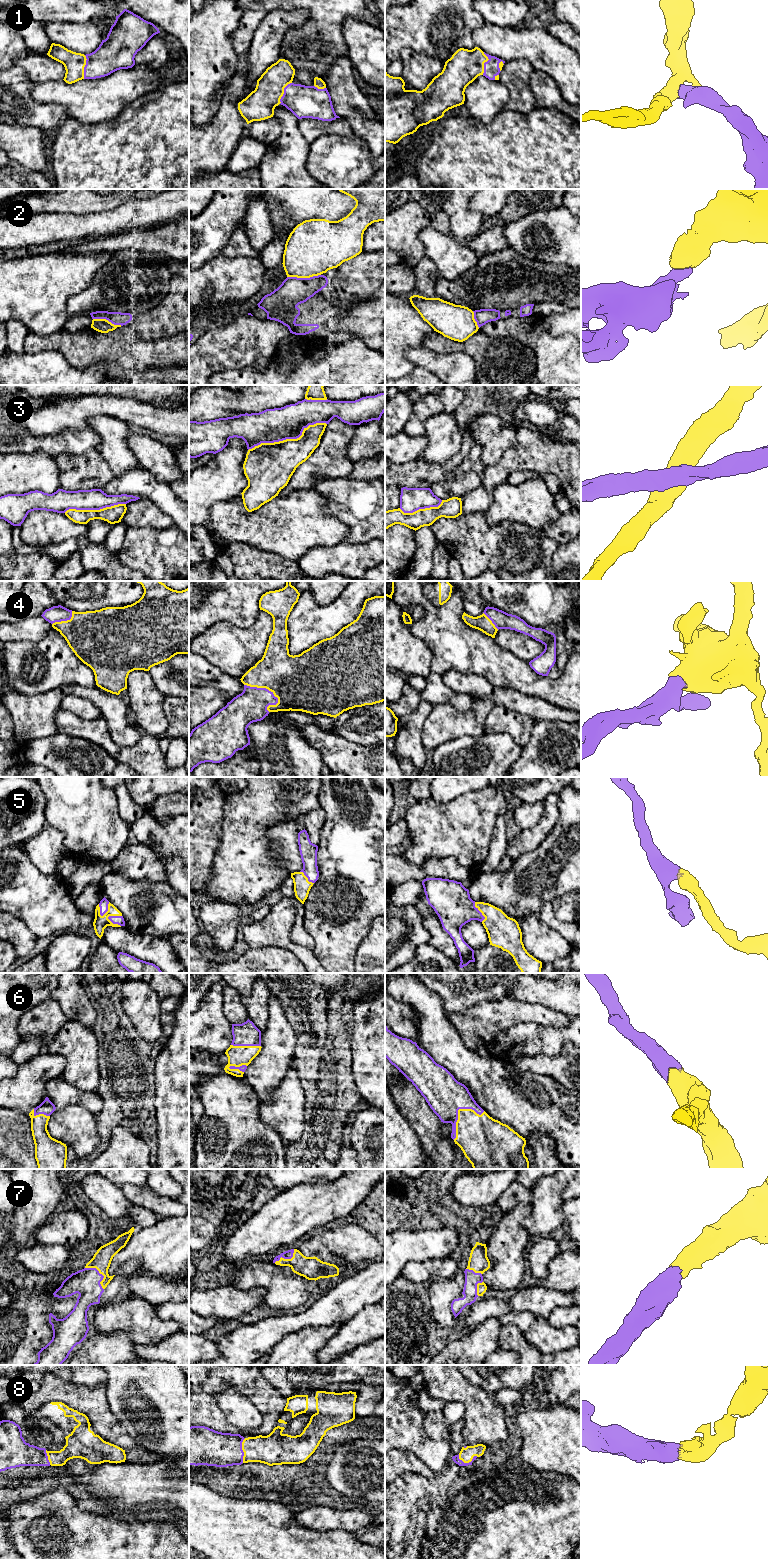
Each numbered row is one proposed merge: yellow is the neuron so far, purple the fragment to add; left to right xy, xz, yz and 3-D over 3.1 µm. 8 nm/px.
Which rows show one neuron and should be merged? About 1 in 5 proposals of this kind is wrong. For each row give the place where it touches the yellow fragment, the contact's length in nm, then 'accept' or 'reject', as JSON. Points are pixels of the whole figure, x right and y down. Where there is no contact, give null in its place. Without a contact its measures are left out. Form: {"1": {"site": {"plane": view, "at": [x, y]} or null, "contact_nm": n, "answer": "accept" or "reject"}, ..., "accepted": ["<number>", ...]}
{"1": {"site": {"plane": "xy", "at": [84, 66]}, "contact_nm": 190, "answer": "accept"}, "2": {"site": {"plane": "xz", "at": [303, 277]}, "contact_nm": 280, "answer": "reject"}, "3": {"site": {"plane": "xz", "at": [288, 439]}, "contact_nm": 650, "answer": "reject"}, "4": {"site": {"plane": "xz", "at": [263, 687]}, "contact_nm": 320, "answer": "accept"}, "5": {"site": {"plane": "xy", "at": [114, 924]}, "contact_nm": 130, "answer": "accept"}, "6": {"site": {"plane": "yz", "at": [458, 1112]}, "contact_nm": 340, "answer": "accept"}, "7": {"site": {"plane": "xy", "at": [101, 1273]}, "contact_nm": 240, "answer": "accept"}, "8": {"site": {"plane": "xz", "at": [242, 1449]}, "contact_nm": 200, "answer": "accept"}, "accepted": ["1", "4", "5", "6", "7", "8"]}

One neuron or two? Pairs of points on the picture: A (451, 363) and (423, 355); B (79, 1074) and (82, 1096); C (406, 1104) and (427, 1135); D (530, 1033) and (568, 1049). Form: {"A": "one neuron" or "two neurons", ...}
{"A": "one neuron", "B": "two neurons", "C": "one neuron", "D": "two neurons"}

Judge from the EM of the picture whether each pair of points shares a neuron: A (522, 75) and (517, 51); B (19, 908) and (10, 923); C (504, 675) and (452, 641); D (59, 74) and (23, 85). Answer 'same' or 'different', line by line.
A: different
B: different
C: same
D: different

